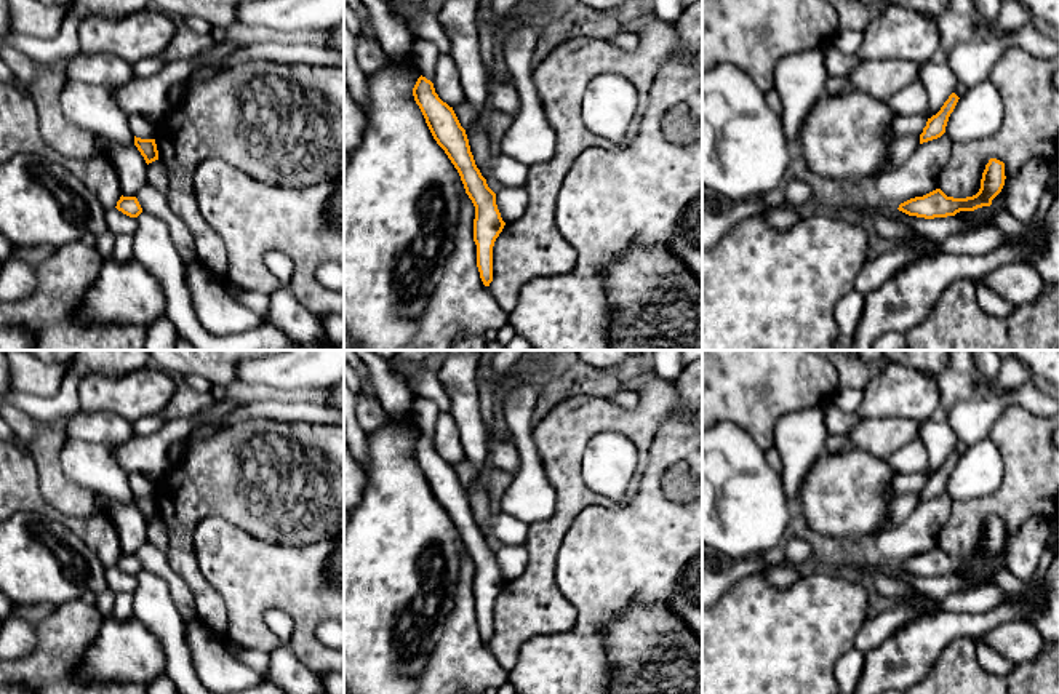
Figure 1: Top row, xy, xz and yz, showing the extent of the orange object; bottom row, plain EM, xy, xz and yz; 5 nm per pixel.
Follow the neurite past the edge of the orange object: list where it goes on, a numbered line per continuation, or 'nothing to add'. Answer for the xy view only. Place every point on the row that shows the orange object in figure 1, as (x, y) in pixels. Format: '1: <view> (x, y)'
nothing to add

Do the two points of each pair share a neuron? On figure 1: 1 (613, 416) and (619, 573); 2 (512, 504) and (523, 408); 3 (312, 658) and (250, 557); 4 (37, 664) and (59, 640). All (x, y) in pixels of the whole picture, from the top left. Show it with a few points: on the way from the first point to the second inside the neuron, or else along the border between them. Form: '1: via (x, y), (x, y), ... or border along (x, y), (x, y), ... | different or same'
1: border along (600, 504), (586, 507), (570, 528) | different
2: via (528, 480), (528, 453), (523, 432) | same
3: via (304, 632), (304, 611), (275, 582) | same
4: via (43, 658), (55, 646) | same

